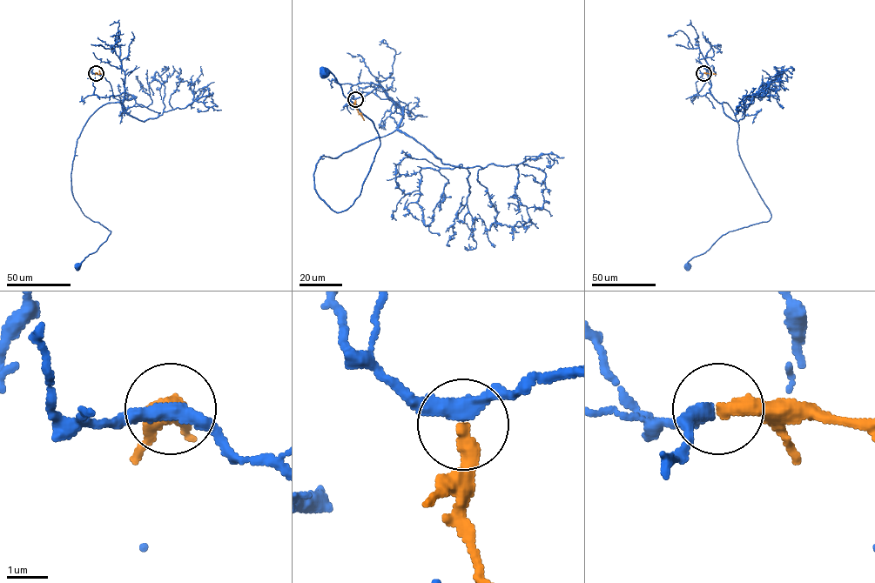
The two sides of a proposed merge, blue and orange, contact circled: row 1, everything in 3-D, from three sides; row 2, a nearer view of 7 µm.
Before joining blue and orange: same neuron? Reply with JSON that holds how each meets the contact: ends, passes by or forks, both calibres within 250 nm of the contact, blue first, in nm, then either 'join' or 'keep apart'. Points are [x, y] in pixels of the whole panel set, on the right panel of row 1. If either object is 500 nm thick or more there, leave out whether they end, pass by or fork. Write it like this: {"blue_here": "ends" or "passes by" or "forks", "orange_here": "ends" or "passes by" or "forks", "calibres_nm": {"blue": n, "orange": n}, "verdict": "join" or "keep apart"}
{"blue_here": "passes by", "orange_here": "ends", "calibres_nm": {"blue": 380, "orange": 400}, "verdict": "keep apart"}

